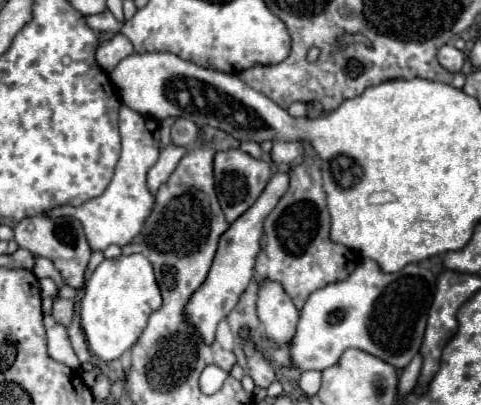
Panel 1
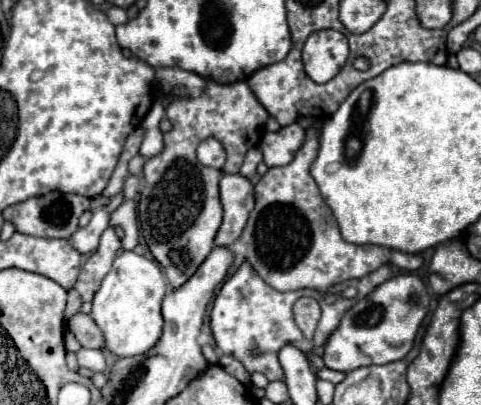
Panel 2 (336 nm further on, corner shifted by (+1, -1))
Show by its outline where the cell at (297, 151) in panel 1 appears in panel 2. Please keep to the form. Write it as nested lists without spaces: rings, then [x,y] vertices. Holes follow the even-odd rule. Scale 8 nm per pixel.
[[[298,123],[282,127],[276,133],[264,133],[260,143],[264,153],[264,163],[268,167],[288,165],[294,159],[294,153],[300,149],[304,141],[304,133],[306,131]]]

